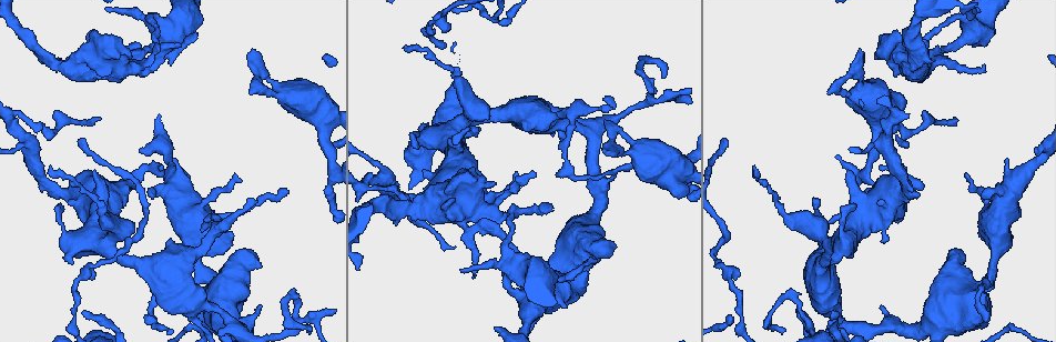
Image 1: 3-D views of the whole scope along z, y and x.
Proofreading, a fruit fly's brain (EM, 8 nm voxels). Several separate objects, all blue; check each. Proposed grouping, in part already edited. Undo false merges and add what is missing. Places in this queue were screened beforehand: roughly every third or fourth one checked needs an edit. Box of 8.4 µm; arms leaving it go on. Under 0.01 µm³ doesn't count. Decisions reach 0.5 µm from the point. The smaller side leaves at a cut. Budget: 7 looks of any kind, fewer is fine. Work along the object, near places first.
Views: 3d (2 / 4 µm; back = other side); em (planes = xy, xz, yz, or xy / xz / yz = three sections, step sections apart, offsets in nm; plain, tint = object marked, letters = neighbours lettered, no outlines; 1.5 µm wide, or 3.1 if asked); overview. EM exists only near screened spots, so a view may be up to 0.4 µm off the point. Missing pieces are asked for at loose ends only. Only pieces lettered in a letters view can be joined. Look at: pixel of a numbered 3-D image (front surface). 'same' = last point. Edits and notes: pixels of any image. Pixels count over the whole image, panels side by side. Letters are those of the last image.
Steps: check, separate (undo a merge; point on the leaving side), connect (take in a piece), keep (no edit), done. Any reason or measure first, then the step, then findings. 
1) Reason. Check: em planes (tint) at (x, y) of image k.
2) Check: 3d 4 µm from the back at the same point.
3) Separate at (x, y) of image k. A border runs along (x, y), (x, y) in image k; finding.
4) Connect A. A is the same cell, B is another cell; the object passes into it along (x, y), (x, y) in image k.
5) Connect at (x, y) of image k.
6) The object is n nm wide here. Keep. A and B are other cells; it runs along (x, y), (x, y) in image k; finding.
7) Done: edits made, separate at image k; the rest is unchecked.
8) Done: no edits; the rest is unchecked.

Stops while still wide. Check: 3d 4 µm at (525, 129) of image 1.

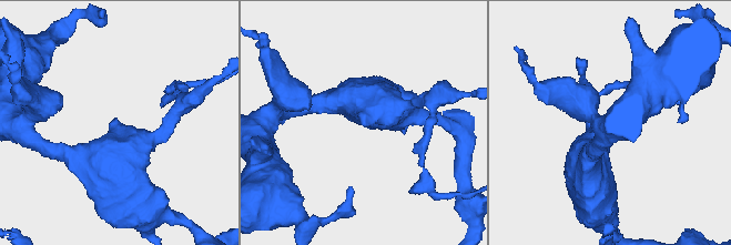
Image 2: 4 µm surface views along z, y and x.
Need the tissue. Check: em planes (letters) at (363, 124) of image 2.

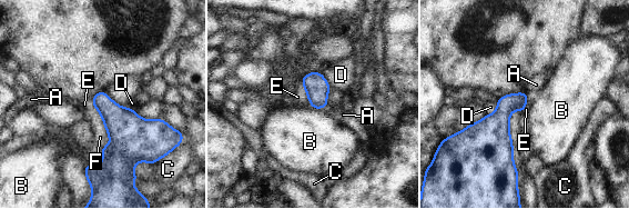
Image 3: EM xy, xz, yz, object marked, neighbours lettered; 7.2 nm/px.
Keep. A, B, C, D, E and F are other cells; a border runs along (300, 81), (312, 107) in image 3; no lettered piece goes on from it.

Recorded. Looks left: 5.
Free end. Check: 3d 2 µm at (603, 121) of image 1.

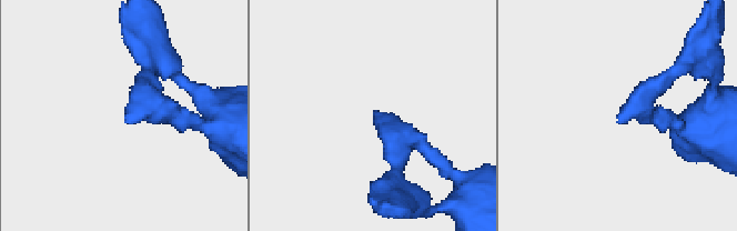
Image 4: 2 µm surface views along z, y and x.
Check: em xz step 4 (letters) at (619, 119) of image 4.

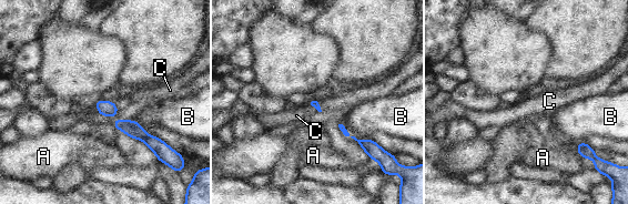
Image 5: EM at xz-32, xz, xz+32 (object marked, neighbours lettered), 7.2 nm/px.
Check: em yz step 4 (letters) at the same point.

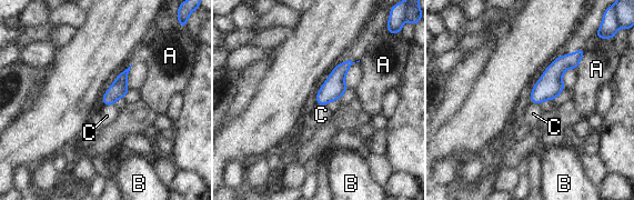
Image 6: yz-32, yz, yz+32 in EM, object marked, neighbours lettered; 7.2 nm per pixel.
The object is 120 nm wide here. Keep. A, B and C are other cells; no lettered piece goes on from it.

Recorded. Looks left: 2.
Calibre changes. Check: 3d 4 µm at (15, 111) of image 1.

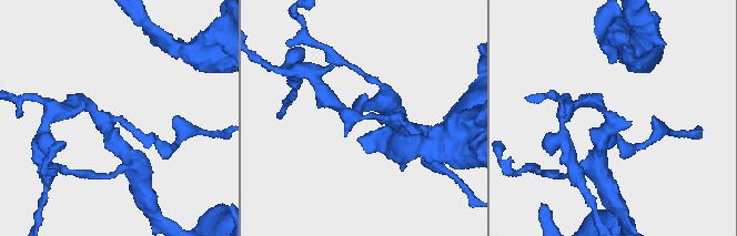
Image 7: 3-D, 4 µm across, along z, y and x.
Shape alone is not enough. Check: em planes (letters) at (113, 119) of image 7.

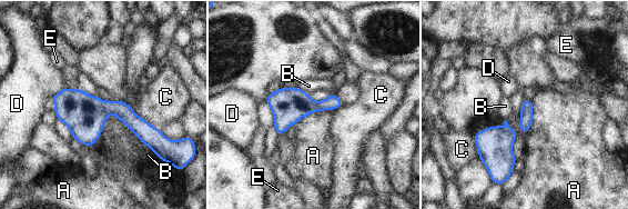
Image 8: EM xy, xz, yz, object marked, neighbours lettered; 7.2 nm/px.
The longest contact is with A, 280 nm. Keep. A, B, C, D and E are other cells; a border runs along (133, 132), (109, 113), (97, 139) in image 8; one neuron here.

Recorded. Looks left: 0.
Done: no edits; the rest is unchecked.

